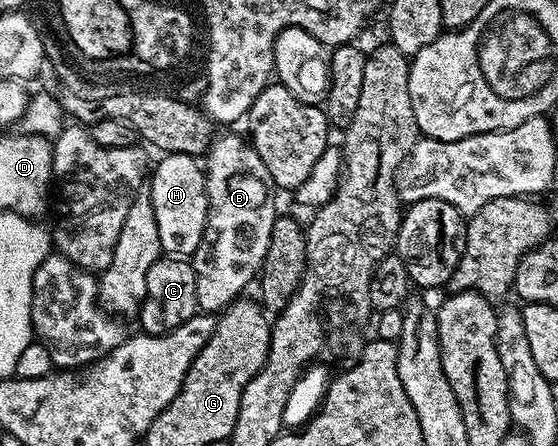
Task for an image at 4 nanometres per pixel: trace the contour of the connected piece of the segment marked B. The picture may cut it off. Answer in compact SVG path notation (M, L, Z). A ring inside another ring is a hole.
M239 134L212 137L205 155L205 177L207 223L190 263L197 276L199 310L218 315L246 291L243 289L250 282L252 285L256 281L265 252L269 252L269 236L273 236L277 209L272 191L267 191L265 164L244 135L243 138Z

